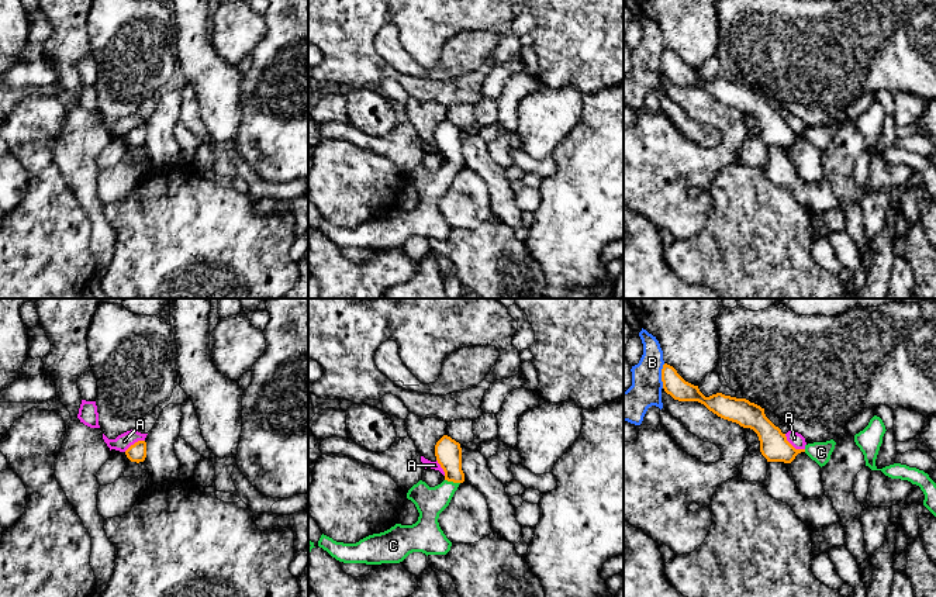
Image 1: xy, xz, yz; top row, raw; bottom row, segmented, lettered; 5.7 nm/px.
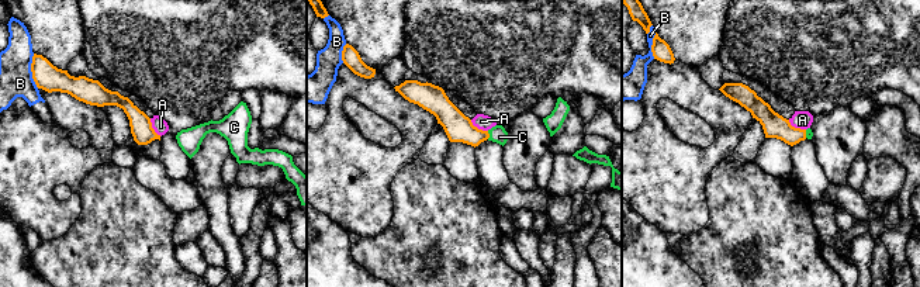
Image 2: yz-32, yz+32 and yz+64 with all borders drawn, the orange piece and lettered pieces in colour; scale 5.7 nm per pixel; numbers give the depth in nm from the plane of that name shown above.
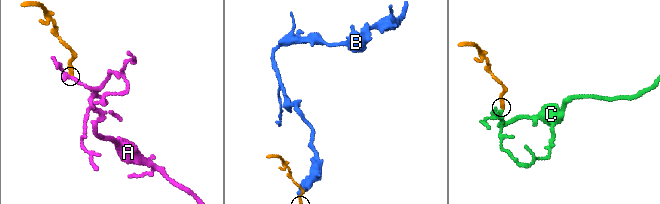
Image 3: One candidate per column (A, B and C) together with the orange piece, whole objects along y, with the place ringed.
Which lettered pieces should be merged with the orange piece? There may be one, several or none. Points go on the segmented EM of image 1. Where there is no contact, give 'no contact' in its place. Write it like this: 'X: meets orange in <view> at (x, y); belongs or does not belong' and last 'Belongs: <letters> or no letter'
A: meets orange in yz at (791, 445); does not belong
B: meets orange in yz at (662, 376); does not belong
C: meets orange in xz at (452, 480); belongs
Belongs: C

